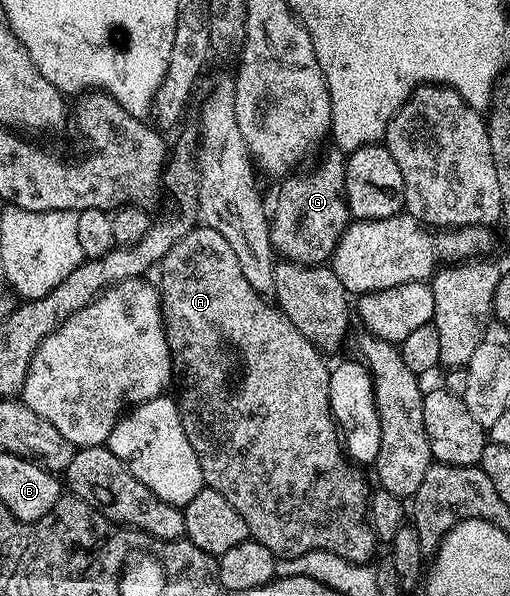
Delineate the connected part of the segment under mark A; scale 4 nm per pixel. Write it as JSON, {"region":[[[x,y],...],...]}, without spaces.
{"region":[[[197,225],[187,231],[170,249],[170,253],[166,253],[160,260],[159,271],[164,336],[172,354],[172,369],[178,383],[180,379],[180,395],[178,394],[180,420],[190,445],[194,445],[194,453],[198,453],[198,465],[202,465],[202,477],[207,487],[222,493],[222,497],[226,497],[226,501],[230,501],[230,505],[234,505],[234,509],[242,513],[248,526],[249,536],[266,545],[266,549],[270,549],[277,557],[301,555],[307,551],[333,551],[345,561],[368,563],[376,547],[378,548],[378,540],[376,534],[372,532],[370,522],[370,486],[368,487],[363,473],[360,472],[363,470],[346,458],[341,434],[331,413],[328,380],[330,367],[329,364],[324,364],[325,356],[311,341],[302,337],[298,329],[294,329],[292,322],[284,316],[279,307],[269,302],[265,296],[259,295],[250,285],[250,281],[242,277],[242,265],[238,265],[234,249],[230,249],[230,241],[226,241],[226,237],[218,233],[218,229]]]}

